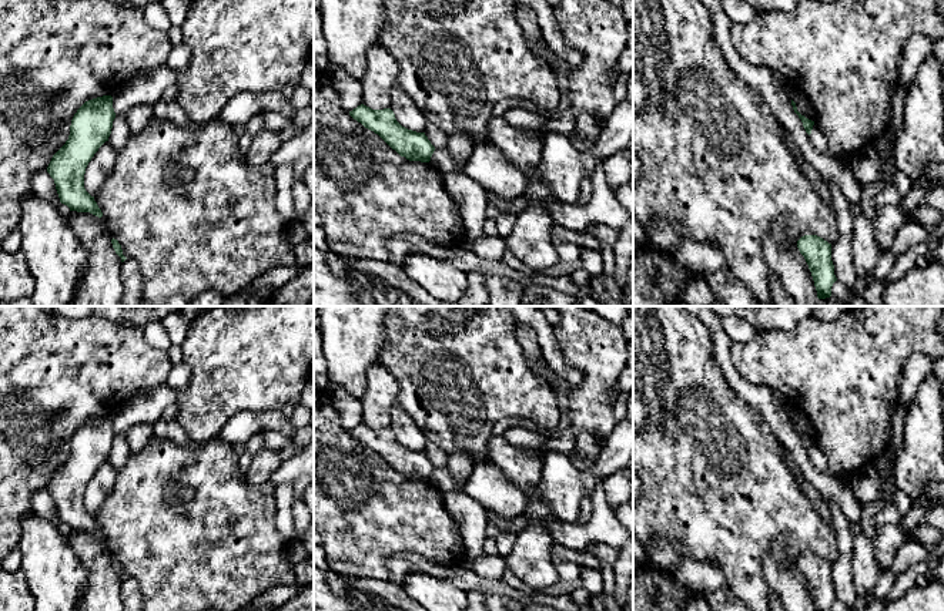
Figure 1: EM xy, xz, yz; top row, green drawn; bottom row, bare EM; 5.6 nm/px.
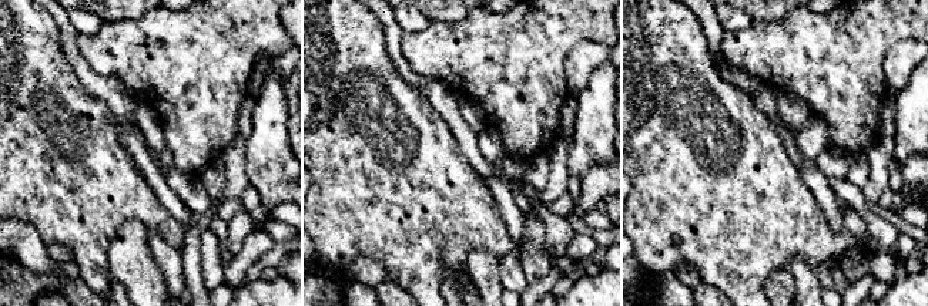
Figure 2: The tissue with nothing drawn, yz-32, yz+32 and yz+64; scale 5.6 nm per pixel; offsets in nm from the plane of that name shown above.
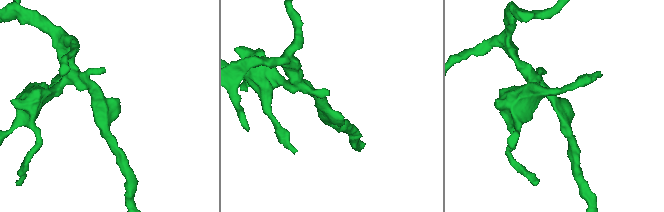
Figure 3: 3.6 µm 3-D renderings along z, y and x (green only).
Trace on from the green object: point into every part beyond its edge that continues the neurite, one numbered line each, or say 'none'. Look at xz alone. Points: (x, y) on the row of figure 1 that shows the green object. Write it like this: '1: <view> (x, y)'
none

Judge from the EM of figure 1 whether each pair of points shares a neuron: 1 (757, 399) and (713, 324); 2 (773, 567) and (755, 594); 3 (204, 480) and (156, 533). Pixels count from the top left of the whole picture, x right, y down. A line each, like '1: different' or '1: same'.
1: same
2: different
3: same

